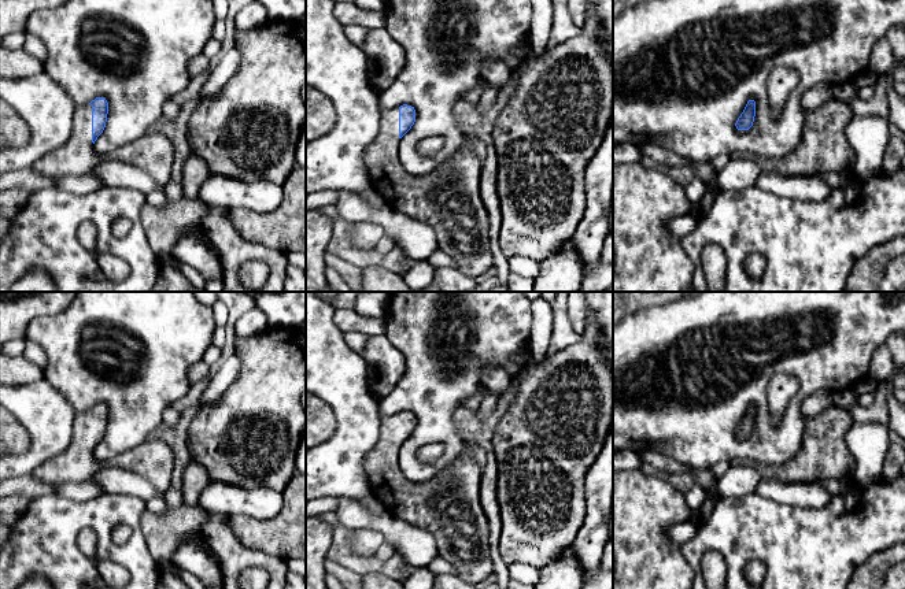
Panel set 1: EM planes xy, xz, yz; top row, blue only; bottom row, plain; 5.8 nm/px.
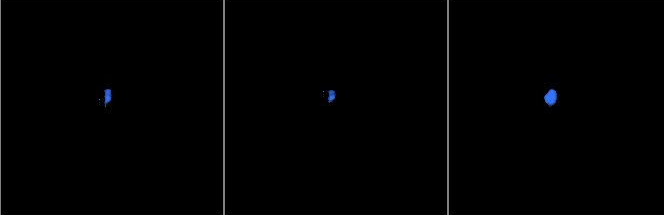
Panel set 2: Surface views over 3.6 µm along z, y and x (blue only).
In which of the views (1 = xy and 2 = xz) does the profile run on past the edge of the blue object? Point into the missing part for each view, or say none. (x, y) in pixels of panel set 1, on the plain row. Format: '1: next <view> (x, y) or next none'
1: next xy (152, 460)
2: next xz (449, 507)

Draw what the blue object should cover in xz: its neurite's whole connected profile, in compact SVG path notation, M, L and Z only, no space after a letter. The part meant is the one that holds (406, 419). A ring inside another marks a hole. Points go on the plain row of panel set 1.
M411 412L381 416L378 441L363 459L372 494L383 503L388 514L431 533L439 557L457 570L459 579L476 585L494 571L490 556L490 525L480 503L483 471L473 459L473 451L479 445L465 442L459 456L432 479L411 482L400 470L398 453L414 429L415 416Z

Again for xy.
M96 404L89 411L77 414L71 442L63 452L41 463L32 475L41 482L58 486L66 482L82 484L90 481L103 467L118 467L137 474L147 479L158 492L165 493L170 486L174 467L174 456L167 442L149 438L141 445L101 463L95 458L93 451L106 434L107 421L108 410L104 404Z

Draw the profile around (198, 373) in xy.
M197 362L188 370L188 381L189 384L200 384L208 378L210 366L204 362Z

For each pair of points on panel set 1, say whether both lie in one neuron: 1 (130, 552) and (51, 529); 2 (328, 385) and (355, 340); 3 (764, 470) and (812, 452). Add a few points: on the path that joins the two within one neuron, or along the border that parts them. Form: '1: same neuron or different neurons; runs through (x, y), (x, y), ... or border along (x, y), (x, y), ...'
1: same neuron; runs through (110, 545), (92, 523), (71, 523)
2: different neurons; border along (342, 333), (346, 343), (362, 358)
3: same neuron; runs through (776, 471), (793, 471), (800, 465)

